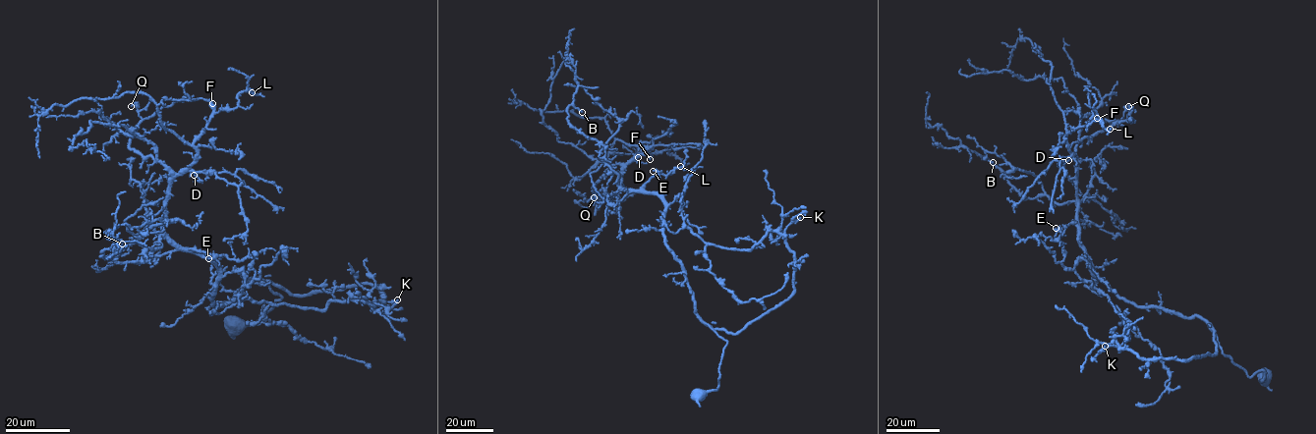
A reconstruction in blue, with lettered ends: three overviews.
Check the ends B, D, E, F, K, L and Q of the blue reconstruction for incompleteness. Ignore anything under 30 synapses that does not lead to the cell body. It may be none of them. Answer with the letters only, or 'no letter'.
E, K

